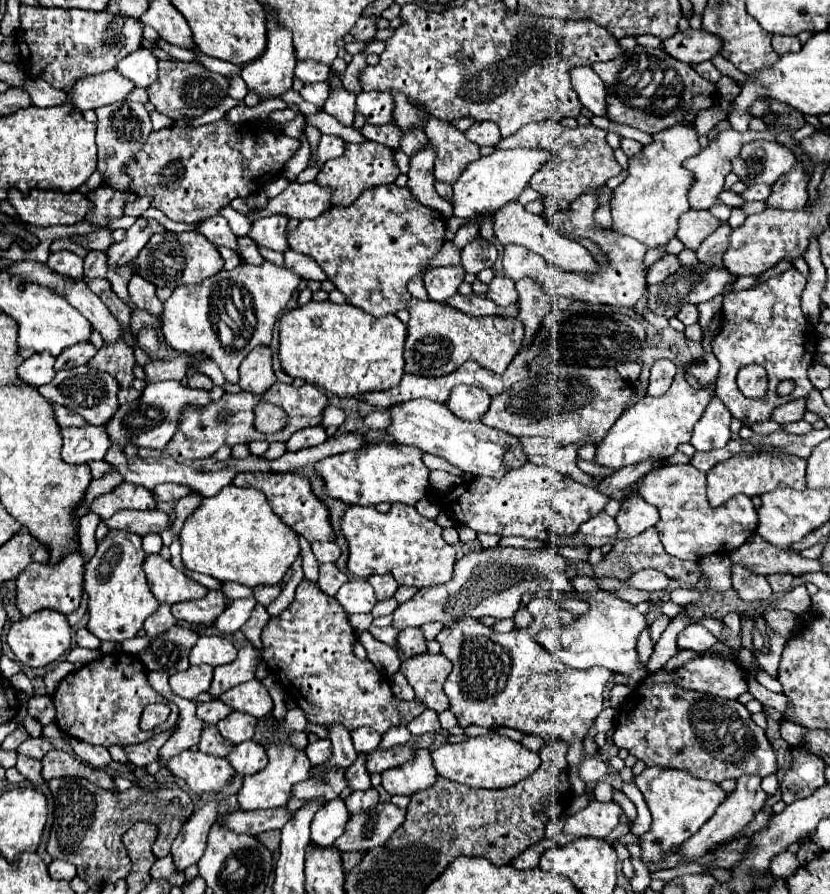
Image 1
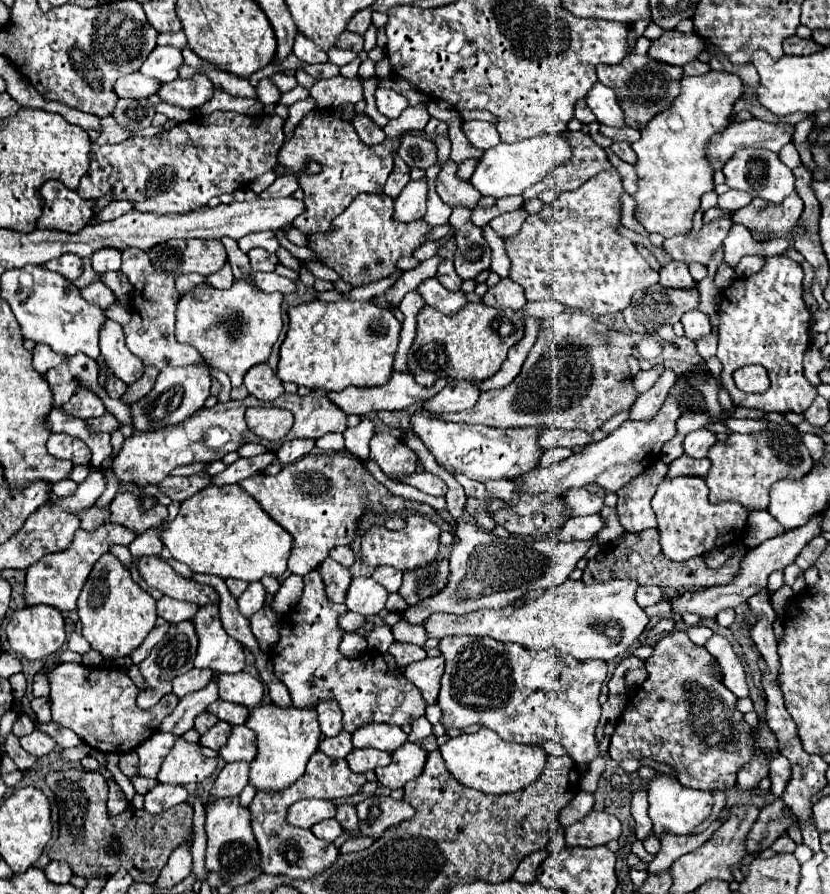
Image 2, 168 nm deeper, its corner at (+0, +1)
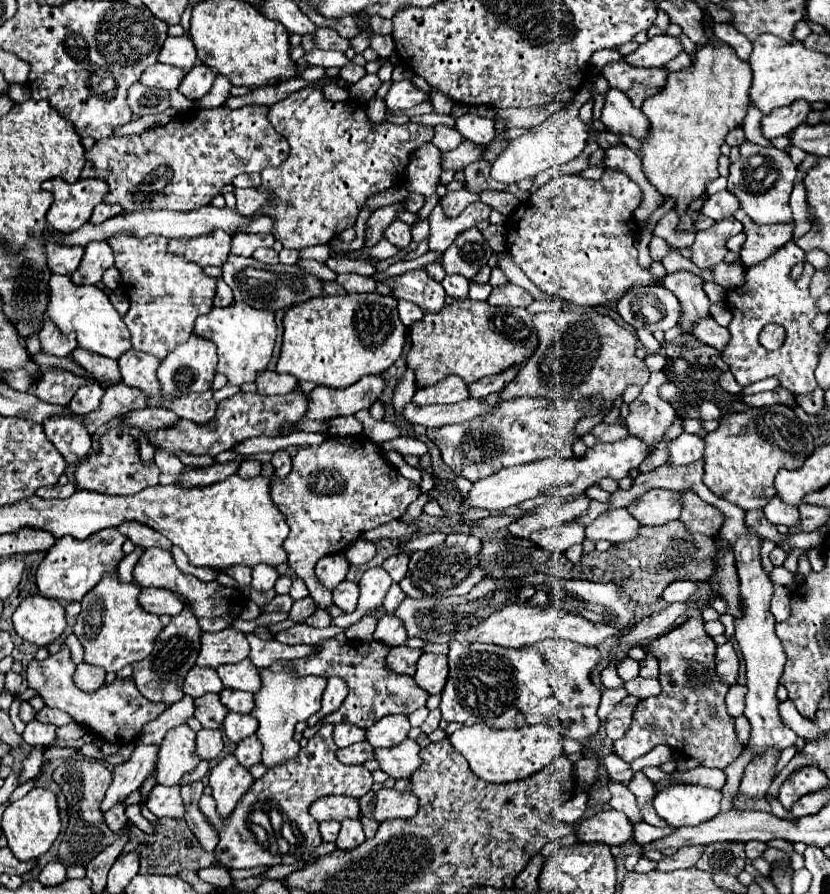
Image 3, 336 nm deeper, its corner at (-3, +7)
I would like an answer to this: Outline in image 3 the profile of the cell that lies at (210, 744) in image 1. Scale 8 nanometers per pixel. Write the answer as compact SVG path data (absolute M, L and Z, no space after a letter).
M207 693L195 699L195 717L205 729L217 729L227 713L229 711L225 709L225 705L221 705L219 693Z

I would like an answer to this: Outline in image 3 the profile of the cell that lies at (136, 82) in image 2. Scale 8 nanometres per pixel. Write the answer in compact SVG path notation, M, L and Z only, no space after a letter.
M155 63L141 75L141 83L157 89L179 89L185 73L187 73L185 69L177 69L165 63Z

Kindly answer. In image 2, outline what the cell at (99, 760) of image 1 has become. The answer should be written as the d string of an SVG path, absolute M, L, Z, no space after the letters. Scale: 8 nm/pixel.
M56 723L40 725L40 729L42 729L44 733L48 733L50 737L54 737L54 739L56 739L56 743L58 743L60 747L76 747L76 745L80 743L80 739L74 735L74 731L64 729L64 727L56 725Z

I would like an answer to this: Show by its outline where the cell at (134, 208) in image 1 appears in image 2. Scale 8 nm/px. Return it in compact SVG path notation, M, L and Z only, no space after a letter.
M112 201L108 207L104 207L98 213L98 217L100 217L100 221L112 221L112 219L132 211L132 209L134 209L134 203L130 203L130 201Z

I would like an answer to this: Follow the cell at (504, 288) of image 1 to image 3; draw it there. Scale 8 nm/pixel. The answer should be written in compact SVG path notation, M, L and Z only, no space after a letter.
M507 283L507 285L495 287L487 303L495 307L529 307L533 303L533 297L523 287Z

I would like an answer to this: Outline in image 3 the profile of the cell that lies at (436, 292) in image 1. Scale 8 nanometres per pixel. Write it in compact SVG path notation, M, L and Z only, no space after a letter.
M447 275L441 285L443 285L443 289L445 289L445 293L449 297L455 297L455 299L469 297L467 295L469 293L469 281L465 277L461 277L461 275Z

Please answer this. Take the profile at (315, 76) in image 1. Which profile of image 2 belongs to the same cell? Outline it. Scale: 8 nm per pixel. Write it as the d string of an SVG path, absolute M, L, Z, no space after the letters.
M296 35L296 41L294 41L294 55L306 63L306 65L314 65L314 63L326 63L328 61L328 55L324 51L320 51L310 39L306 39L304 35Z

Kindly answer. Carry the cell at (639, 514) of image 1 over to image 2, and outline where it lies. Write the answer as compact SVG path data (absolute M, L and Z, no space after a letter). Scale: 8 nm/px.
M662 461L652 463L642 475L634 477L626 487L616 491L618 495L618 519L624 531L640 533L644 529L656 527L656 515L650 507L650 501L656 493L656 485L666 477L668 465Z

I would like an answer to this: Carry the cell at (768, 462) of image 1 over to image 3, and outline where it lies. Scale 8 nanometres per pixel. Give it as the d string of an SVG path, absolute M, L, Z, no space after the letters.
M769 405L727 413L719 427L703 437L705 441L705 477L703 483L721 499L739 505L745 511L763 509L775 495L773 479L779 469L799 469L813 453L813 437L787 405Z

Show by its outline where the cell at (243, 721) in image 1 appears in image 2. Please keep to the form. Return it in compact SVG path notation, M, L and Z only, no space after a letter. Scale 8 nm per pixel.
M218 721L208 733L204 733L204 735L200 737L200 743L206 745L206 747L210 747L210 749L214 749L214 751L218 751L222 745L228 743L228 737L230 737L232 727L234 727L232 723Z

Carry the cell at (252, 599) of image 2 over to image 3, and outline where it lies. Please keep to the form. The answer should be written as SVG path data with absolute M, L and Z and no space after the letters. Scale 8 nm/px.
M257 565L255 569L253 569L253 581L251 581L251 587L255 587L257 591L269 591L269 589L273 589L273 585L275 585L275 581L279 579L279 573L277 573L277 569L275 567L271 567L271 565Z

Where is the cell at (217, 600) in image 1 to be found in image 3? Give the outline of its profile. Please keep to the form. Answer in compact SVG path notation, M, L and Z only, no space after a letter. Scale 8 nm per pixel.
M141 589L139 605L153 615L177 615L185 605L165 589Z

